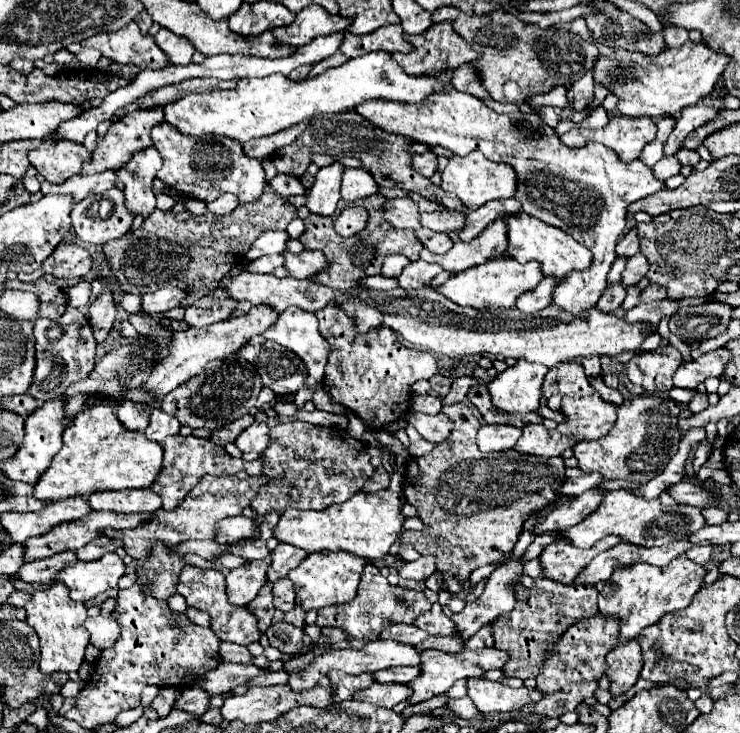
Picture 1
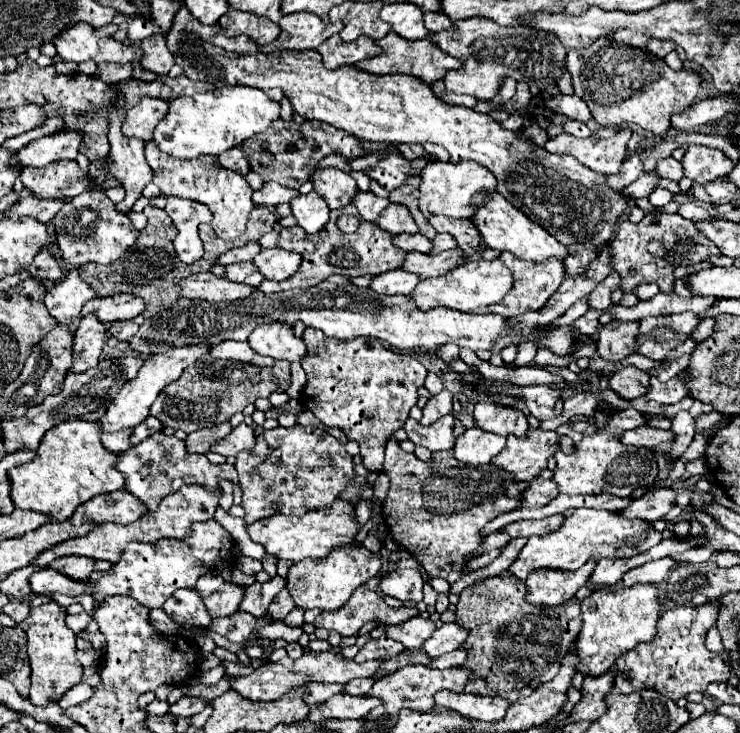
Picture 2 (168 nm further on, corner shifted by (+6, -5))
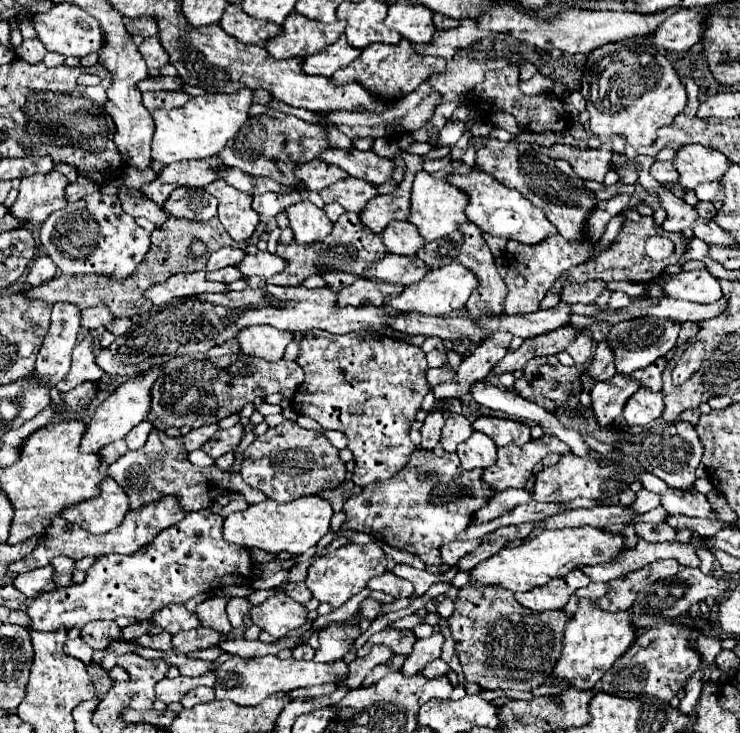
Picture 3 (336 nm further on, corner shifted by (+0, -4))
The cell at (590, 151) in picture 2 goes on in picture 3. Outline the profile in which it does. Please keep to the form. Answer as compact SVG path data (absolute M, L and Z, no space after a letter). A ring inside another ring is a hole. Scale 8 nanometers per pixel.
M556 144L550 148L544 148L544 154L550 158L562 158L572 164L574 172L580 178L586 180L598 180L602 182L606 172L610 170L608 166L612 164L612 150L602 146L602 148L574 148L566 144Z

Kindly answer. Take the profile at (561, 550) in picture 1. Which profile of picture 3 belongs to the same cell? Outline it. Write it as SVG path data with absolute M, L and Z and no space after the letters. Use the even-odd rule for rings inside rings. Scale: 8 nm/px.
M572 570L562 578L554 578L554 582L546 582L546 586L536 586L526 594L516 594L516 600L530 610L562 610L568 598L588 584L590 578L586 578L582 570Z

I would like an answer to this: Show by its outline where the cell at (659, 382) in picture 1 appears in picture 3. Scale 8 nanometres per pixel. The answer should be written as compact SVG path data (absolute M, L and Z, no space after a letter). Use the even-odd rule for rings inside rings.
M614 374L612 380L598 382L592 388L592 410L600 422L600 426L610 426L614 418L622 414L622 406L626 406L626 398L640 390L638 382L634 382L626 374Z

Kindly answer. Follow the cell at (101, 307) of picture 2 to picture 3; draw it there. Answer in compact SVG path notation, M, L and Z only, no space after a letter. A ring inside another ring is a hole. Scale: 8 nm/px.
M102 302L98 306L82 310L82 326L86 330L96 330L96 328L108 326L112 320L114 320L114 316L110 314L110 310L106 310L106 306L102 306Z

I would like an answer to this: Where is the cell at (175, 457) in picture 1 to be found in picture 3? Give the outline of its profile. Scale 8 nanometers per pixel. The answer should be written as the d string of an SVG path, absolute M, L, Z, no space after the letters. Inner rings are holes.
M152 430L150 438L140 450L128 452L118 462L108 466L108 476L114 478L128 494L130 498L130 508L142 508L150 502L156 502L160 496L166 494L176 494L182 508L186 512L192 510L204 510L208 508L218 494L242 494L248 504L264 500L264 494L250 488L248 484L242 482L242 476L238 472L222 470L216 464L208 468L198 468L188 460L188 452L182 444L182 438L170 438L160 430Z

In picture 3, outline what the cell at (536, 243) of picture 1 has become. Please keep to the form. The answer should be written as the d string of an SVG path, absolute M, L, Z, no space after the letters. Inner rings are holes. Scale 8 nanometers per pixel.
M474 170L468 176L452 176L450 182L456 184L458 188L462 188L470 198L470 202L466 206L468 220L490 236L516 240L516 242L522 242L524 246L534 246L534 244L550 238L550 234L558 234L558 230L552 226L552 222L548 222L546 216L538 208L534 208L530 200L526 200L520 192L514 192L514 190L502 186L500 182L496 182L492 178L492 174Z

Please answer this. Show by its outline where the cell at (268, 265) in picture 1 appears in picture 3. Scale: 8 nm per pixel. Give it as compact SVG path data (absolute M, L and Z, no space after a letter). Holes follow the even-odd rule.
M226 266L226 268L222 268L222 270L208 272L208 278L210 278L210 280L216 280L216 282L226 282L226 284L230 284L230 282L234 282L234 280L244 278L244 274L242 274L236 266Z

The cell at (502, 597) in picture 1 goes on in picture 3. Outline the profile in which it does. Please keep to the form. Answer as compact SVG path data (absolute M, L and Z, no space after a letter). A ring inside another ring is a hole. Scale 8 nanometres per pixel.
M434 632L430 638L424 638L424 640L418 640L414 644L414 650L408 654L404 666L402 666L402 672L404 674L418 674L422 672L422 668L426 664L430 664L432 660L440 658L442 654L442 646L444 646L444 636L442 632Z

